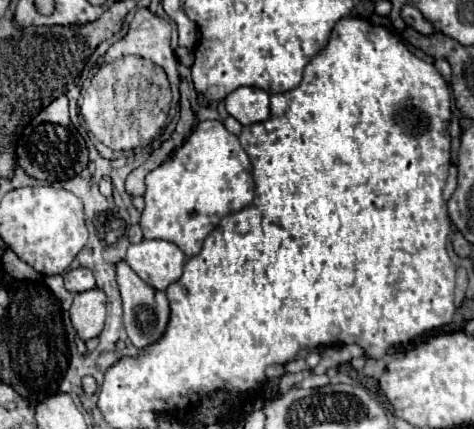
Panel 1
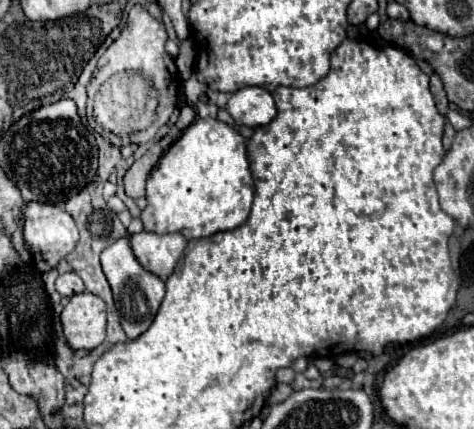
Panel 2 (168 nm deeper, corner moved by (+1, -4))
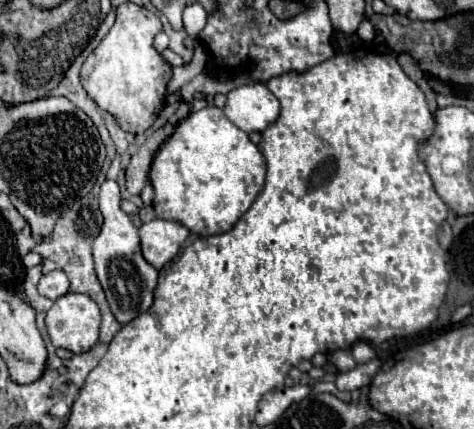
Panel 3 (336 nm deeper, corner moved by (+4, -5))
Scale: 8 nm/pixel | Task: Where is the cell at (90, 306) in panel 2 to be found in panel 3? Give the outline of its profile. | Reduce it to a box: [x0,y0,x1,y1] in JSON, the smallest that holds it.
[46,292,100,354]

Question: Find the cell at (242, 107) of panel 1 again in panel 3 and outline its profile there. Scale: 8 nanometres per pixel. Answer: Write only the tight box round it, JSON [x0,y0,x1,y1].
[224,84,280,132]

